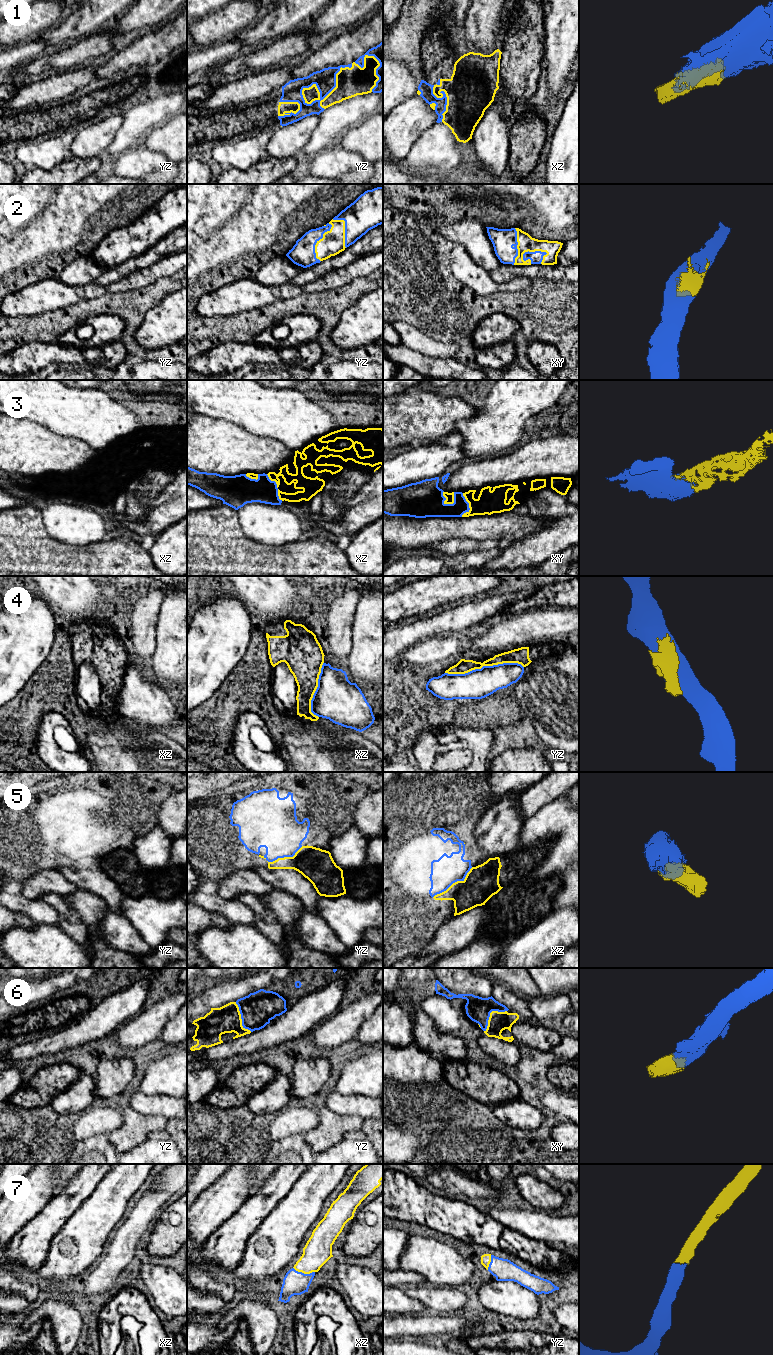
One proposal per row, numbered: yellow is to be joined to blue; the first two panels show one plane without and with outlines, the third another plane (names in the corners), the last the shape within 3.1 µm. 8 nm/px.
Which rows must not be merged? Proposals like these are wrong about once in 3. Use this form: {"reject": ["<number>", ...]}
{"reject": ["1", "4", "5"]}

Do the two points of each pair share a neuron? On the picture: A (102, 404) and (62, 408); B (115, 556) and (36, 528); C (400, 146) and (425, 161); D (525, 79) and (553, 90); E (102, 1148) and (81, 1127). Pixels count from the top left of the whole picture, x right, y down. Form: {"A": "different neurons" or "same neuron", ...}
{"A": "same neuron", "B": "same neuron", "C": "different neurons", "D": "different neurons", "E": "different neurons"}

